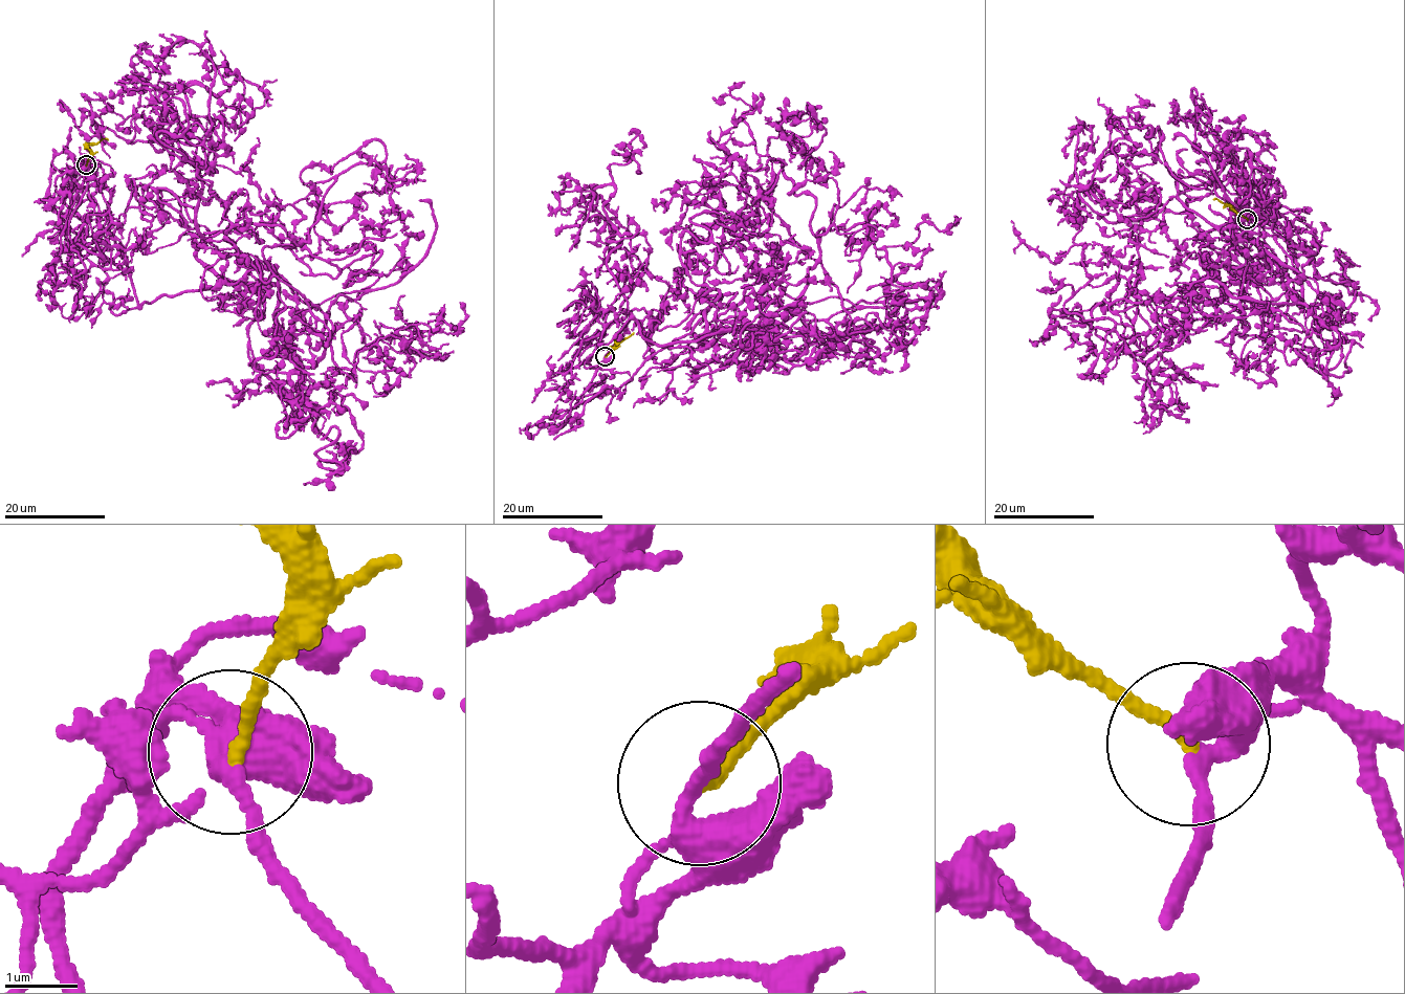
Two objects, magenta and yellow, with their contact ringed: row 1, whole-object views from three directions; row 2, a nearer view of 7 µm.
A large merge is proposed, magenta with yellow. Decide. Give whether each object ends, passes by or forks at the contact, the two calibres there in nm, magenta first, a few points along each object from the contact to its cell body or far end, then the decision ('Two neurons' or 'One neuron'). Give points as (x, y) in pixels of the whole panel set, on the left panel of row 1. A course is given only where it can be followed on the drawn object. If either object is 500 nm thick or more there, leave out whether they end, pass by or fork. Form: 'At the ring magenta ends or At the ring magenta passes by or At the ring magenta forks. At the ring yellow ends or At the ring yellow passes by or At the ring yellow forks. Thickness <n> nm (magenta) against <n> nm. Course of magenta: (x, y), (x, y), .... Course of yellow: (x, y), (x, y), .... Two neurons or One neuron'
At the ring magenta forks. At the ring yellow ends. Thickness 280 nm (magenta) against 180 nm. Course of magenta: (86, 166), (138, 305), (273, 283), (313, 367), (257, 137). Course of yellow: (85, 164), (90, 145), (108, 139). One neuron

